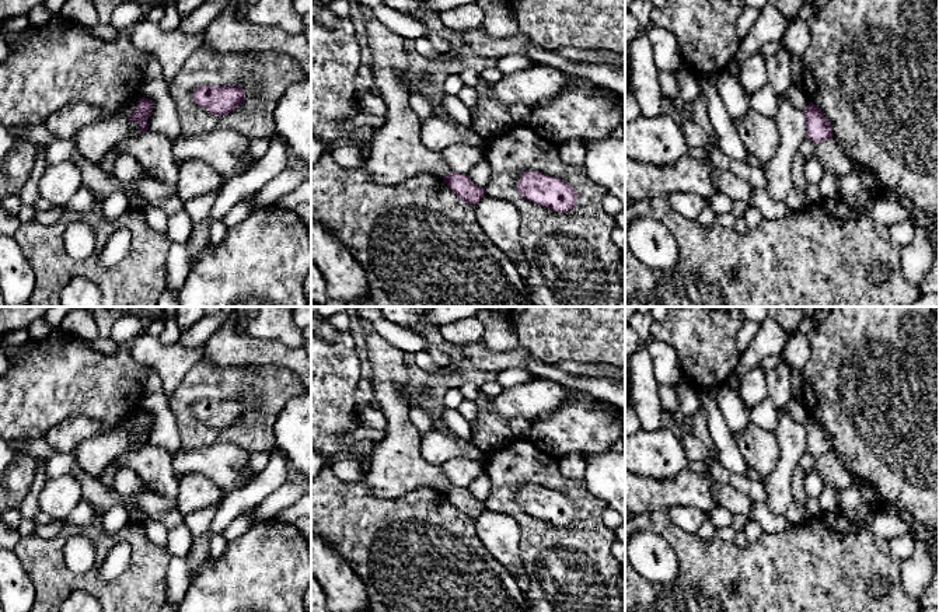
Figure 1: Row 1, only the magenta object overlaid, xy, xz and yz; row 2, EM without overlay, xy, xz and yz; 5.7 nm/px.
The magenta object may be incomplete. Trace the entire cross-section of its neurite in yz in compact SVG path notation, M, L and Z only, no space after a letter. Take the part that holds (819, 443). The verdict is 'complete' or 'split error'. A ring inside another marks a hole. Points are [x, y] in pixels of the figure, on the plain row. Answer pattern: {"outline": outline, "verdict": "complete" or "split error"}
{"outline": "M809 416L804 430L807 437L807 451L813 457L821 457L834 450L830 434L813 416Z", "verdict": "complete"}

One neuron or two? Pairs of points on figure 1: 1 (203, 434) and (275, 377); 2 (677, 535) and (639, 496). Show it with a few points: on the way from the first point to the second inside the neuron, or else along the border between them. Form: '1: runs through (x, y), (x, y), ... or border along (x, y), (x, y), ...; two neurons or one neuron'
1: runs through (188, 405), (188, 401), (208, 381), (245, 381); one neuron
2: border along (667, 509), (639, 514); two neurons

